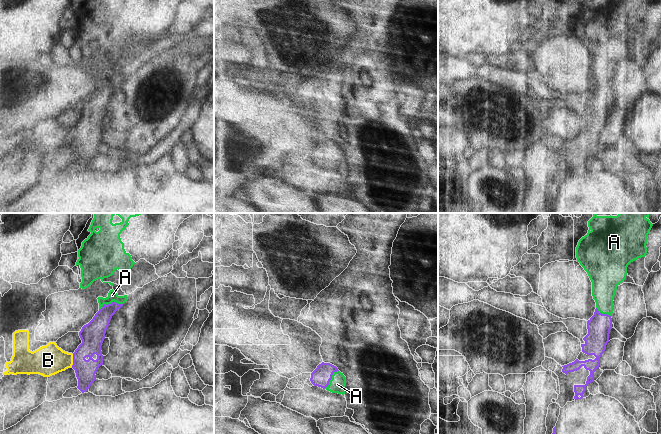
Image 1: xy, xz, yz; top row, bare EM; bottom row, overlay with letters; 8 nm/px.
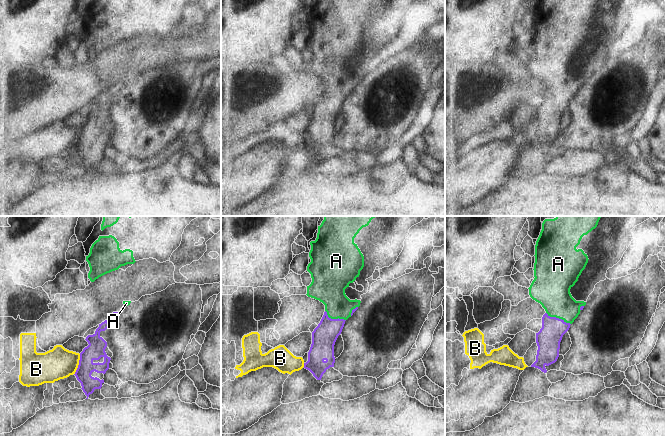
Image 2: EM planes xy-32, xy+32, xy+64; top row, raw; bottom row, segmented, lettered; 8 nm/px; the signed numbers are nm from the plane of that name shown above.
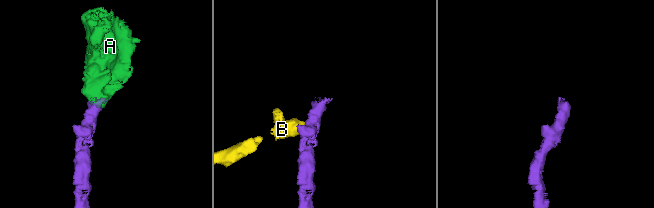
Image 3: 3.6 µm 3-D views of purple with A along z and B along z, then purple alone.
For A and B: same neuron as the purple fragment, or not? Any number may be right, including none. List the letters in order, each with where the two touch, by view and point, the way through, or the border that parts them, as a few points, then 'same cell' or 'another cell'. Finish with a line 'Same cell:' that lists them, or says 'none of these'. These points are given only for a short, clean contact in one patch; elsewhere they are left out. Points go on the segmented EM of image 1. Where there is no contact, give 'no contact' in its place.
A: meets purple in xy at (111, 303); runs through xy (96, 328), (111, 303), (112, 295); same cell
B: meets purple in xy at (73, 360); border along xy (73, 354), (73, 364), (71, 366); another cell
Same cell: A

